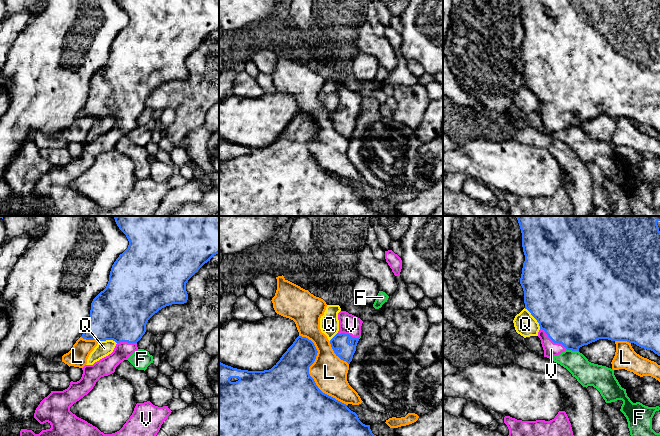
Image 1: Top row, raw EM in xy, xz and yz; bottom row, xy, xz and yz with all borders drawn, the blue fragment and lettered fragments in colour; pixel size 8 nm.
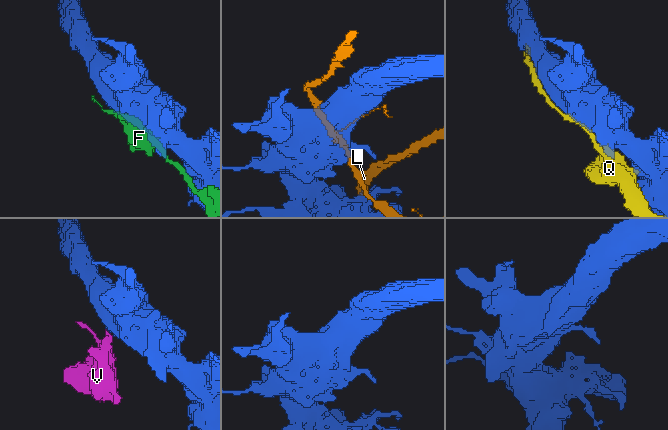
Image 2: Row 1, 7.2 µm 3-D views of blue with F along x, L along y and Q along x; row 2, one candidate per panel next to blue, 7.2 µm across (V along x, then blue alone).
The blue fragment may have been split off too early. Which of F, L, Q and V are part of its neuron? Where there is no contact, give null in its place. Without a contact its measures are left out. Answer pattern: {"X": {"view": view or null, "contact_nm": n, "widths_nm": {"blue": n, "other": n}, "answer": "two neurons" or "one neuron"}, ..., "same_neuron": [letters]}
{"F": {"view": "yz", "contact_nm": 110, "widths_nm": {"blue": 440, "other": 190}, "answer": "two neurons"}, "L": {"view": "xz", "contact_nm": 700, "widths_nm": {"blue": 480, "other": 280}, "answer": "two neurons"}, "Q": {"view": "yz", "contact_nm": 220, "widths_nm": {"blue": 500, "other": 180}, "answer": "two neurons"}, "V": {"view": "yz", "contact_nm": 280, "widths_nm": {"blue": 480, "other": 120}, "answer": "one neuron"}, "same_neuron": ["V"]}

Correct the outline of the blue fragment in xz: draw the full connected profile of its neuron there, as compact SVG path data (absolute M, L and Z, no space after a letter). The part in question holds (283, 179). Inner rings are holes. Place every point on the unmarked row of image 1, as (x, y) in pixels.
M298 112L280 136L269 146L241 146L219 138L219 216L383 216L374 211L370 201L363 200L358 191L351 187L346 180L323 169L318 164L309 150L309 143L314 139L317 129L318 127L311 116Z

